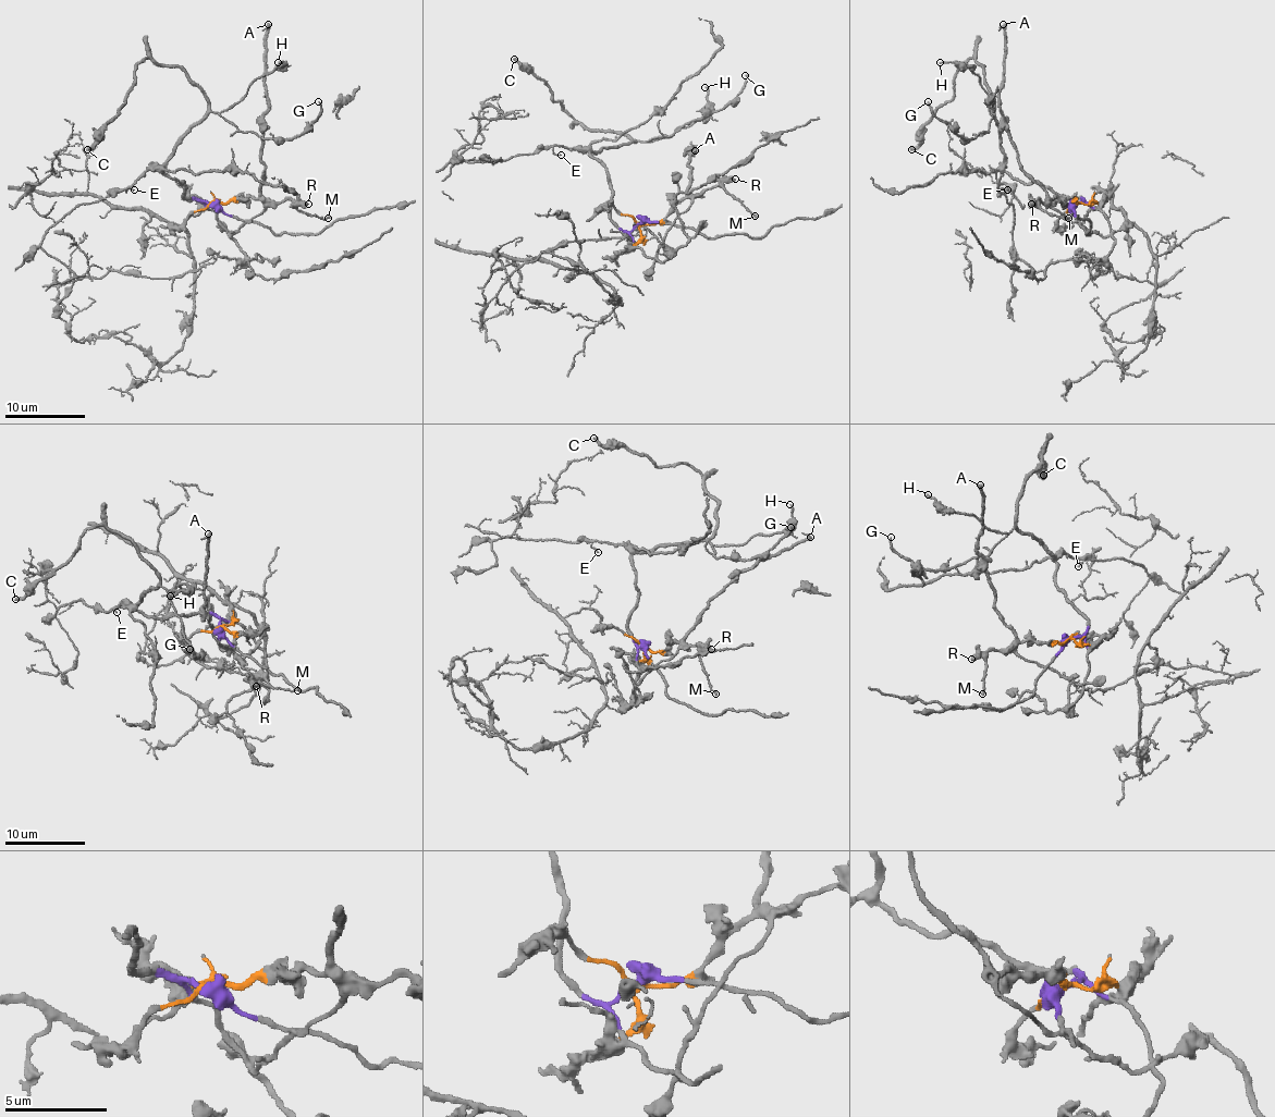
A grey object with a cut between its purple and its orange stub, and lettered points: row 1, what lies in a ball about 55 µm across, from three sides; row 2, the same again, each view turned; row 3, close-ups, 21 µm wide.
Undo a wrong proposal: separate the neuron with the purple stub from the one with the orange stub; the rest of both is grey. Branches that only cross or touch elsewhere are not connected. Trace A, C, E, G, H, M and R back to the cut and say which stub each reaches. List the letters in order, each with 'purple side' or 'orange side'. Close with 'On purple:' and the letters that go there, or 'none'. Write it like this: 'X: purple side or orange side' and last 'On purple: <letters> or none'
A: orange side
C: purple side
E: purple side
G: purple side
H: purple side
M: orange side
R: orange side
On purple: C, E, G, H

